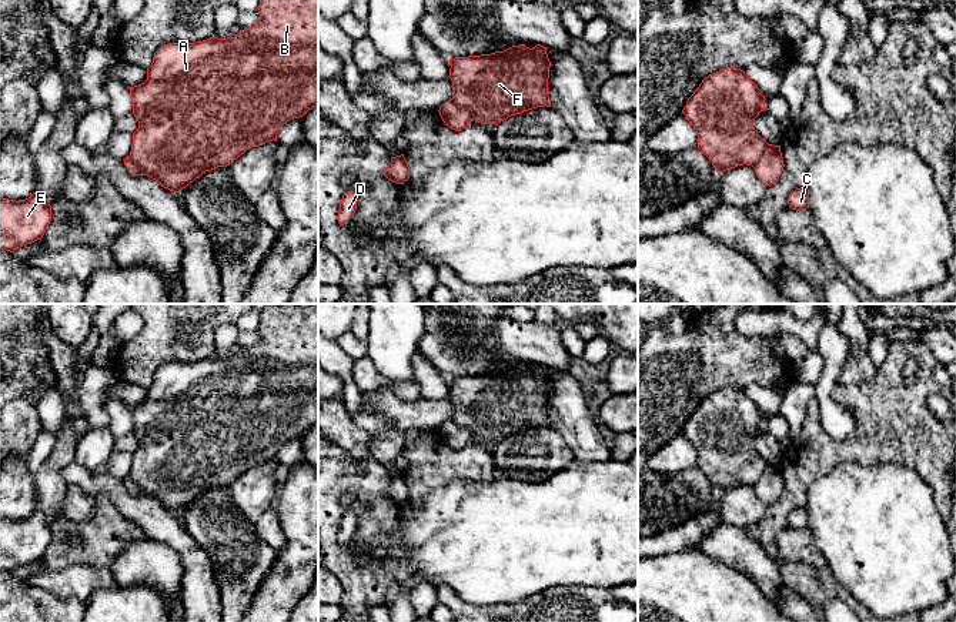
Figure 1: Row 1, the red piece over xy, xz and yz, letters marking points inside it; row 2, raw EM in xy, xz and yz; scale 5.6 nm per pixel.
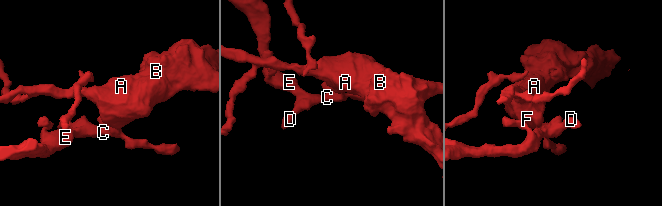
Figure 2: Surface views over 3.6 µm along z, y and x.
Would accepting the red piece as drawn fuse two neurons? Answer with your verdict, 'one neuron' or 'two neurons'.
two neurons

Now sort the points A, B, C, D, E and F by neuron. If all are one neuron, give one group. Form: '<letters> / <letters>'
A B F / C D E

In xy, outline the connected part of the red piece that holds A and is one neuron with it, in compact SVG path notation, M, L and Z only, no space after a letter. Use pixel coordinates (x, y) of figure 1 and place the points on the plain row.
M267 304L258 332L254 347L227 358L161 365L147 399L130 407L138 441L130 476L161 506L180 512L203 492L277 459L287 441L318 427L318 304Z

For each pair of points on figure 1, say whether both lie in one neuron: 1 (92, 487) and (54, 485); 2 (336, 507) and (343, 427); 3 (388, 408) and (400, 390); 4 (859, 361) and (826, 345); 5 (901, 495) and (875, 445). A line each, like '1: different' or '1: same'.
1: different
2: different
3: different
4: different
5: different

